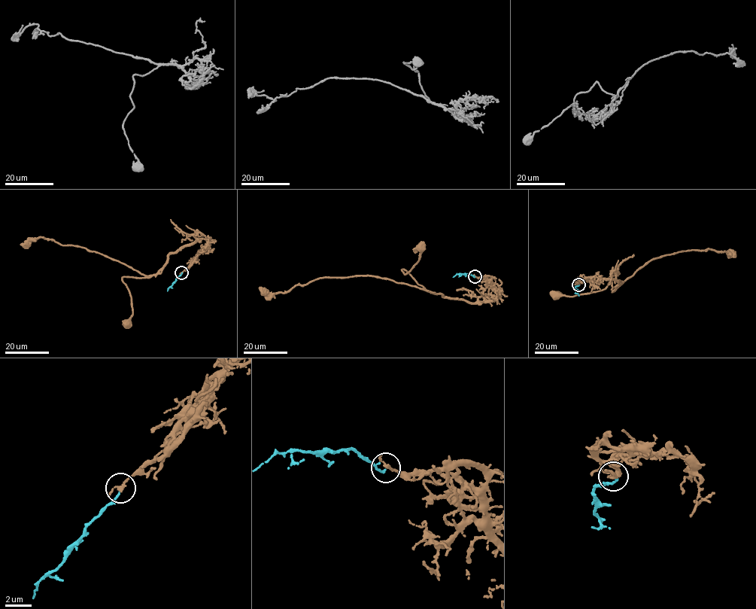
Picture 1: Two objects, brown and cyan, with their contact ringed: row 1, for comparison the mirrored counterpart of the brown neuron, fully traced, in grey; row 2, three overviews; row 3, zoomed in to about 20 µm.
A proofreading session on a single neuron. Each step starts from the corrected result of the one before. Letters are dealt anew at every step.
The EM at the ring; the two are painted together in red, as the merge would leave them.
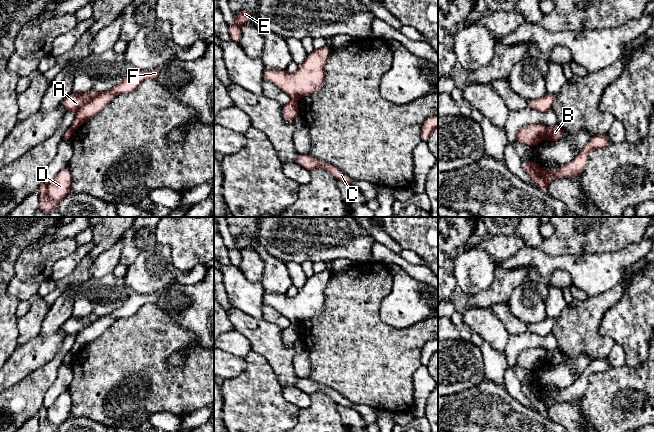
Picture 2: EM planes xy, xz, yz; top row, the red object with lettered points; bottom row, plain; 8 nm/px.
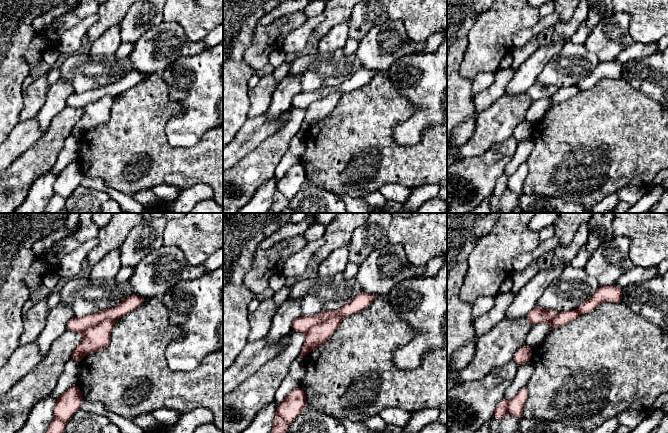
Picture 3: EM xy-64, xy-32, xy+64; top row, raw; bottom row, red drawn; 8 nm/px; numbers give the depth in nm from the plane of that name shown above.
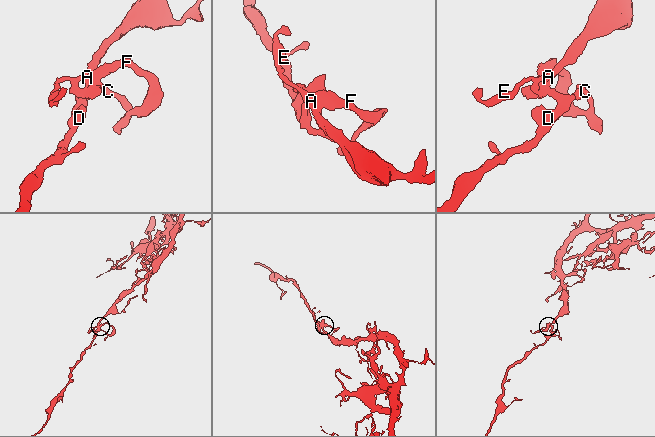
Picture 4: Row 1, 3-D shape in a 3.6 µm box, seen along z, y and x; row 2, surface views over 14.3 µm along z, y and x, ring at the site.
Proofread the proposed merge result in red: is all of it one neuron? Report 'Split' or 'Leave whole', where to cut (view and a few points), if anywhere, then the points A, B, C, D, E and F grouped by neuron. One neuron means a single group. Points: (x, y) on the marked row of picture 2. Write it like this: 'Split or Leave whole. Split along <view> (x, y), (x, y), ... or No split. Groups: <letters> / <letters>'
Split. Split along xy (46, 184), (46, 193), (56, 203). Groups: A C D E F / B

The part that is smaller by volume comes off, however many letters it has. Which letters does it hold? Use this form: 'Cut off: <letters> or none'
Cut off: B

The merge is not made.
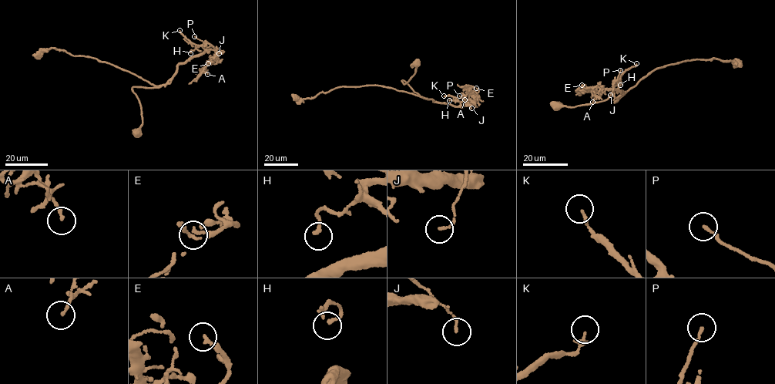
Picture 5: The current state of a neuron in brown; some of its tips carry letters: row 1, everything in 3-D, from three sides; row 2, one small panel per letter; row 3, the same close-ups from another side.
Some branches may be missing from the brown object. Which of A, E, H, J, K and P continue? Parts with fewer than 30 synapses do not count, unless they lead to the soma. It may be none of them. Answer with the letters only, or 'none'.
none

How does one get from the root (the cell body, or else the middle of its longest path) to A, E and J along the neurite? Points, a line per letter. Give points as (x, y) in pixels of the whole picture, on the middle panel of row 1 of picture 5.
A: (417, 63), (404, 84), (437, 102), (466, 106), (475, 100), (468, 92), (464, 99)
E: (417, 63), (414, 75), (404, 84), (401, 81), (424, 98), (466, 106), (478, 97), (476, 88)
J: (417, 63), (414, 75), (404, 84), (402, 80), (424, 98), (456, 106), (462, 101), (467, 102), (471, 108)

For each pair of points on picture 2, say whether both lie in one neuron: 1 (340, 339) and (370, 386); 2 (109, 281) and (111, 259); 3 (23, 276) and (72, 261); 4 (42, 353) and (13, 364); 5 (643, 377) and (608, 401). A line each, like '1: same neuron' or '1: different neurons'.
1: same neuron
2: different neurons
3: different neurons
4: same neuron
5: same neuron

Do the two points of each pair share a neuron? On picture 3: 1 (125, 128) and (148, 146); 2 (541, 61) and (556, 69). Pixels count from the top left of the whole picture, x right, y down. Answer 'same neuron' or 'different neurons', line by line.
1: same neuron
2: different neurons

